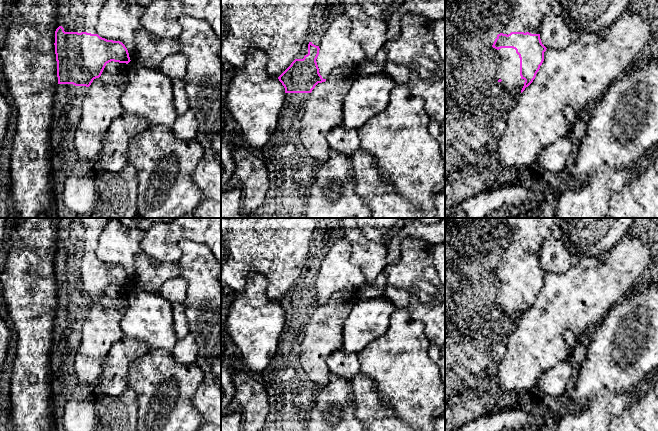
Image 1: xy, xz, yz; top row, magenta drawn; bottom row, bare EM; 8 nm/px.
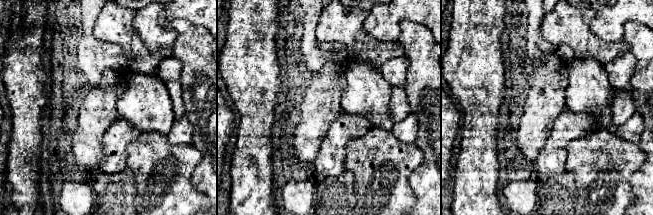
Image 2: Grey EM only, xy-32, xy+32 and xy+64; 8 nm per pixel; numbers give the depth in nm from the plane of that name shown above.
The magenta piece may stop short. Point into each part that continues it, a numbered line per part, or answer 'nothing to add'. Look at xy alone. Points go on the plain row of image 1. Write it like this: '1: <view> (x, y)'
1: xy (79, 237)

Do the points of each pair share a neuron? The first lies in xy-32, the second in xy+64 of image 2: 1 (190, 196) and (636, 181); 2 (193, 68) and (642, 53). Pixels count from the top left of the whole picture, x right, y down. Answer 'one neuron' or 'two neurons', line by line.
1: two neurons
2: one neuron

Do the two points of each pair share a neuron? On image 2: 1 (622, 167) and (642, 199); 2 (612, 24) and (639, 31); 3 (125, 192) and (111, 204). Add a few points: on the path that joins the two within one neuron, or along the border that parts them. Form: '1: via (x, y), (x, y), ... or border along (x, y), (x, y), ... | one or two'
1: border along (642, 164), (628, 180), (634, 197), (633, 201) | two
2: border along (642, 23), (627, 21), (624, 25), (622, 39) | two
3: via (122, 193), (114, 201) | one

